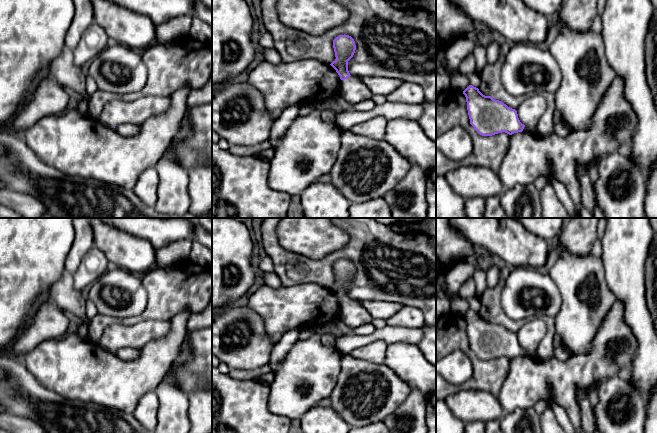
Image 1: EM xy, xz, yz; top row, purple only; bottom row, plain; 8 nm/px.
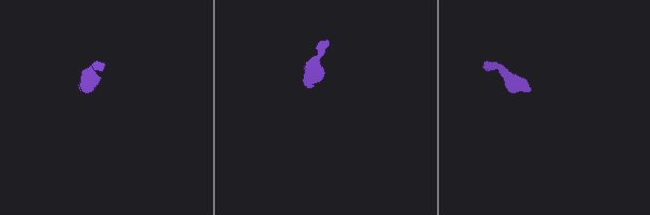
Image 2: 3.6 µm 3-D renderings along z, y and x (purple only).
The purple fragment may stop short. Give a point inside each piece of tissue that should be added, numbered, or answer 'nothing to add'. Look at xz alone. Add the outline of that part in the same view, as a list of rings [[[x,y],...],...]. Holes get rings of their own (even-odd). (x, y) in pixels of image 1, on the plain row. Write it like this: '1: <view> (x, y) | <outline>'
1: xz (353, 314) | [[[350,300],[341,304],[341,320],[349,327],[355,329],[363,324],[371,323],[373,318],[360,302]]]

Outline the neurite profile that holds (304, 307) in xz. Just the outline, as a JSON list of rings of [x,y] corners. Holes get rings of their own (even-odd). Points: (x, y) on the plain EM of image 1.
[[[314,283],[281,285],[278,288],[263,285],[251,292],[248,307],[262,318],[266,333],[274,345],[289,330],[313,332],[319,326],[340,318],[341,313],[341,303],[336,294],[330,288]]]

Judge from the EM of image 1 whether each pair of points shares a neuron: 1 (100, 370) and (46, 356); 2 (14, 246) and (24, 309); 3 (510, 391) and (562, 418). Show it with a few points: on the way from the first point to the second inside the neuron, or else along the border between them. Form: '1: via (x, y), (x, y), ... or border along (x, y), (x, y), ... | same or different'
1: via (87, 370), (59, 364) | same
2: via (14, 262), (14, 293) | same
3: border along (548, 403), (557, 403), (565, 411), (571, 422) | different

